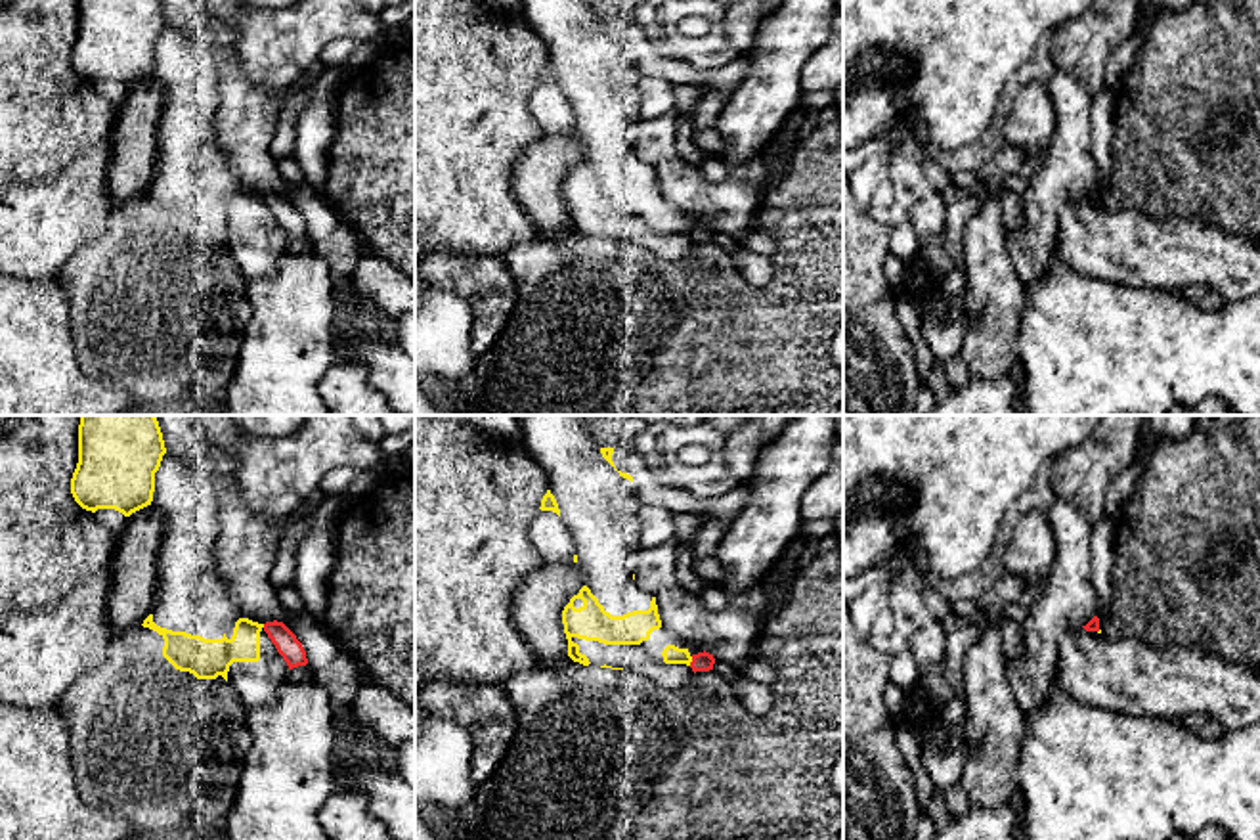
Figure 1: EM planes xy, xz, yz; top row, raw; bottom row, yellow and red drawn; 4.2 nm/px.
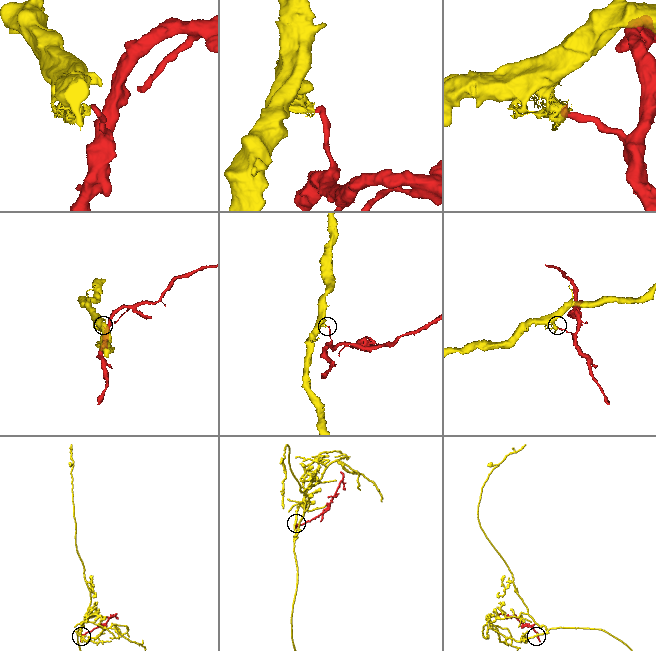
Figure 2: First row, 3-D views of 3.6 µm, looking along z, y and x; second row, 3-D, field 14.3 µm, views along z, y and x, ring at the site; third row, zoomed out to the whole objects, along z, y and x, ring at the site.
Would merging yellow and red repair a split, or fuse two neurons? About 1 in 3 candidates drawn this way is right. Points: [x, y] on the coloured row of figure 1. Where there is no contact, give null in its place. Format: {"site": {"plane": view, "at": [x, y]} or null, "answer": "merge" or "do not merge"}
{"site": {"plane": "xz", "at": [691, 661]}, "answer": "do not merge"}

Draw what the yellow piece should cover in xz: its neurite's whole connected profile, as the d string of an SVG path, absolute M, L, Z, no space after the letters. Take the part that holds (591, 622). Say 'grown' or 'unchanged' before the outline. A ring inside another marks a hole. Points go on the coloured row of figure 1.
unchanged; M587 586L564 607L562 624L568 639L568 656L583 666L591 662L579 652L579 645L572 641L574 637L604 645L641 645L650 639L654 630L662 628L656 597L652 597L648 610L612 616Z

